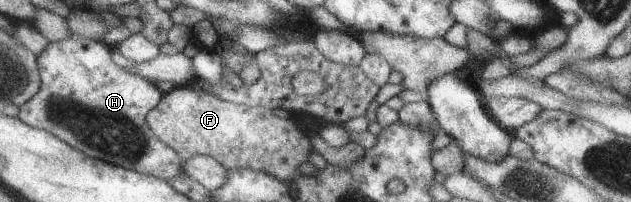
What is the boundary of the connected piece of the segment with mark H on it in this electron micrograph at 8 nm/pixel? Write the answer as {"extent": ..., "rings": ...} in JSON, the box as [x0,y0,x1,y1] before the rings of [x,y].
{"extent":[20,35,183,182],"rings":[[[78,35],[70,40],[49,42],[39,55],[43,87],[36,97],[20,106],[20,117],[24,123],[54,133],[56,137],[64,139],[78,151],[88,153],[90,157],[98,157],[128,169],[155,175],[168,182],[180,173],[183,157],[172,149],[171,145],[164,143],[147,122],[148,115],[163,100],[166,93],[156,87],[154,82],[116,65],[112,61],[113,50],[112,46],[101,40],[95,41]]]}

